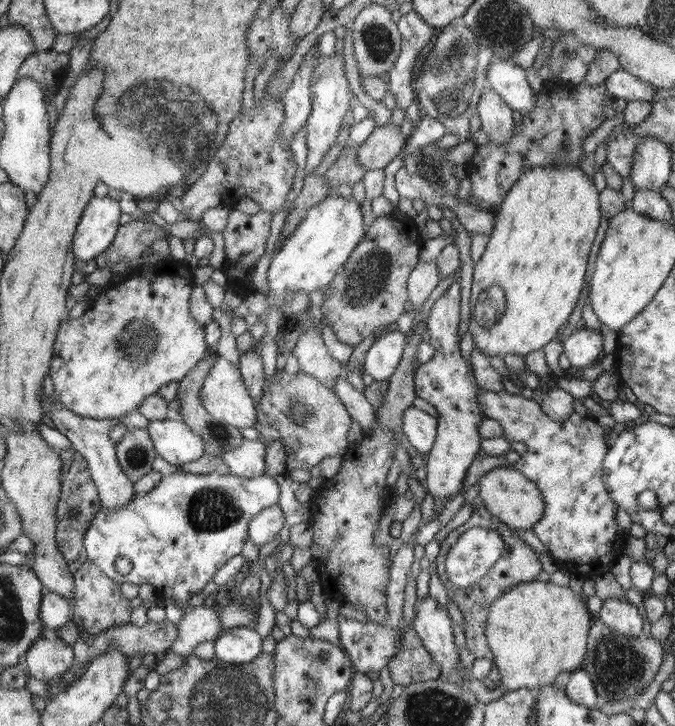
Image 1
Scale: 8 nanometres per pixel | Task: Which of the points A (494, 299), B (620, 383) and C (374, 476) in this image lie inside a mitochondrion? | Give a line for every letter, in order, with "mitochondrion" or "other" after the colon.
A: mitochondrion
B: other
C: other

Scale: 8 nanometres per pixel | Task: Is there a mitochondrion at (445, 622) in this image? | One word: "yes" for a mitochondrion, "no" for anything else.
no

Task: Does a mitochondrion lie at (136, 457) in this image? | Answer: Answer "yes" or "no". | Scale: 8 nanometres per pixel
yes

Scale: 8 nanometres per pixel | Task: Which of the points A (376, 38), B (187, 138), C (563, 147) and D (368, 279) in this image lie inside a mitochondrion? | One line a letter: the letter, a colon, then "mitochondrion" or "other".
A: mitochondrion
B: mitochondrion
C: mitochondrion
D: mitochondrion

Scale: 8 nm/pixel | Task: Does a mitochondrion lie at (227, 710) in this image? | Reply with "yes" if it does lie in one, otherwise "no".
yes

